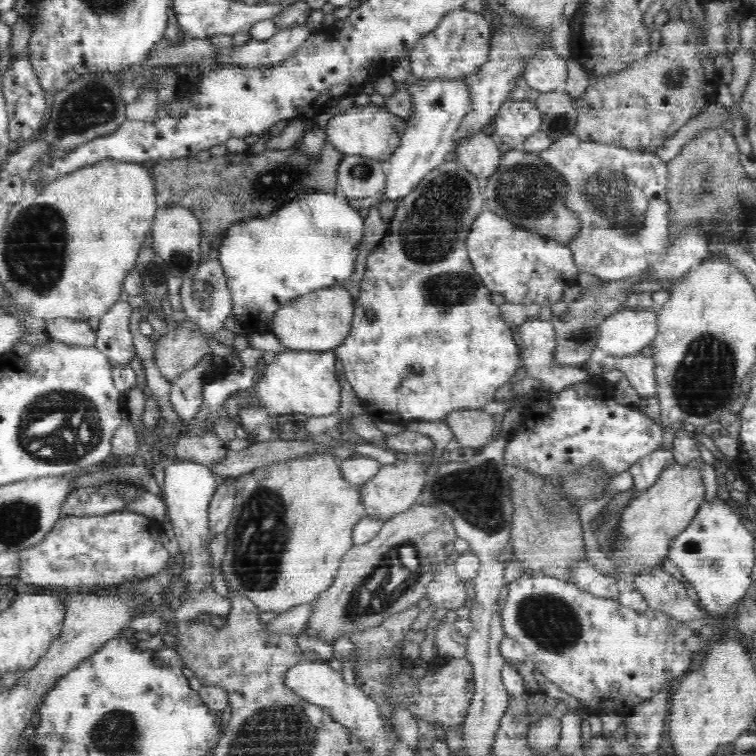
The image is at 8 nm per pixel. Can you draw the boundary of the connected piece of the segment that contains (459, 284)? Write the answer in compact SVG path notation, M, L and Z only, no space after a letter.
M456 163L442 164L433 168L412 192L398 200L386 236L367 258L366 272L361 278L359 295L355 300L351 330L344 342L335 349L335 353L344 367L346 380L356 392L366 415L375 421L395 425L411 421L443 421L456 411L482 409L486 404L495 401L495 392L510 381L520 367L520 348L512 337L512 330L508 327L508 323L500 318L500 307L490 300L490 289L478 276L468 258L467 236L472 223L485 206L485 194L480 192L478 182L480 182L478 176Z

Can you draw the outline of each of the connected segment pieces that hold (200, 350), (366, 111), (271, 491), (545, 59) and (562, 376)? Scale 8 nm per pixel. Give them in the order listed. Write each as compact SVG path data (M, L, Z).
M184 321L158 336L154 342L154 362L164 378L172 382L186 370L197 366L210 346L194 322Z
M370 104L350 106L343 113L334 115L326 125L325 133L327 140L345 156L360 155L386 163L400 146L406 127L406 119L392 114L384 106Z
M330 452L310 454L310 456L298 456L298 458L292 458L292 460L272 463L254 469L245 475L240 475L235 479L234 484L236 486L235 509L230 526L226 528L225 535L228 539L228 546L226 546L226 552L221 563L221 569L227 580L228 588L236 590L236 592L240 592L242 595L245 594L248 600L252 601L257 607L257 610L261 612L276 612L279 614L290 610L290 608L300 607L300 604L312 603L319 597L321 592L327 590L332 582L335 582L344 554L347 554L354 545L351 537L353 528L361 518L367 516L364 505L361 503L361 488L346 483L341 475L338 458Z
M546 46L527 61L524 78L529 86L540 93L562 89L567 79L567 61Z
M528 319L519 326L520 340L524 351L522 352L522 364L527 372L527 377L538 379L545 390L560 392L568 386L587 380L588 371L585 367L561 367L555 360L555 351L557 348L557 336L554 325L544 319Z

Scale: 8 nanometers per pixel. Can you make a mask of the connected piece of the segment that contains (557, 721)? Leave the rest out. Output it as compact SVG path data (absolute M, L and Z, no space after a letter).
M542 715L531 723L528 730L528 747L538 755L545 755L556 748L561 736L561 718Z

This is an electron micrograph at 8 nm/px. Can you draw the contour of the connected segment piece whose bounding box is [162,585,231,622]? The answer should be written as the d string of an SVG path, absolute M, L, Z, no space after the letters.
M214 586L202 590L201 593L194 593L191 597L185 598L178 609L171 609L168 606L162 612L164 622L172 620L188 620L193 616L218 615L227 616L230 612L230 598L215 592Z

